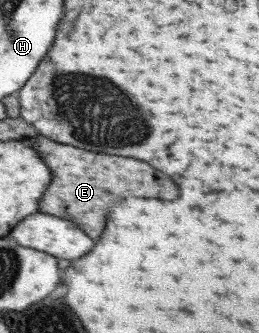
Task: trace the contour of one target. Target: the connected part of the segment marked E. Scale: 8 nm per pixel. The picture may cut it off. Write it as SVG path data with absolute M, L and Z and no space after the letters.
M34 135L32 147L40 153L42 161L52 171L52 183L46 189L46 195L42 197L38 209L40 213L56 215L60 219L68 219L90 237L98 239L104 227L106 211L112 203L118 203L124 197L154 197L154 199L176 199L178 189L172 179L166 175L160 175L160 171L148 167L146 163L140 163L136 159L124 159L116 155L102 155L102 153L90 153L80 151L70 145L60 145L54 141L48 141L44 137Z

